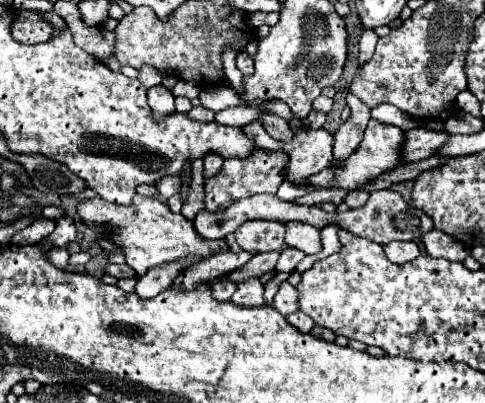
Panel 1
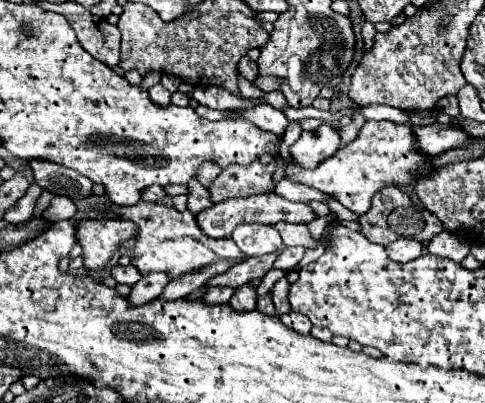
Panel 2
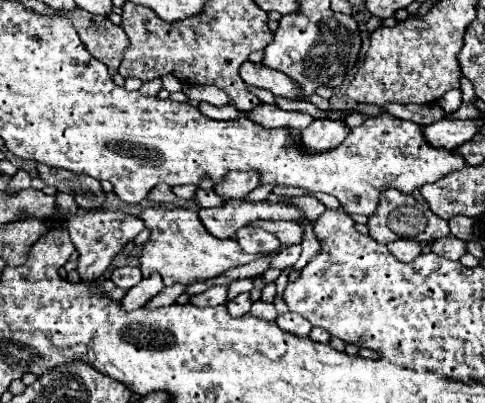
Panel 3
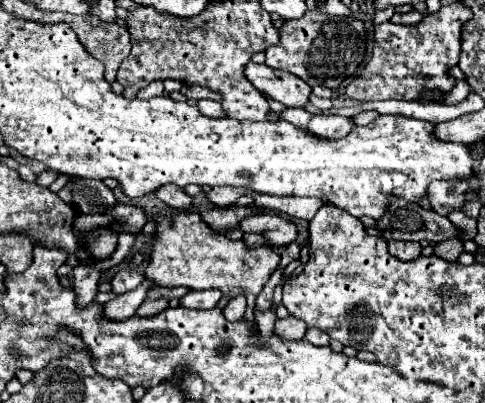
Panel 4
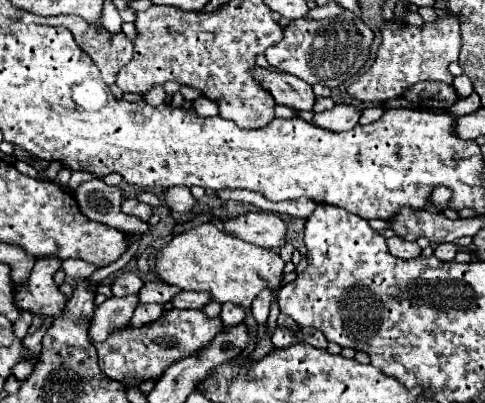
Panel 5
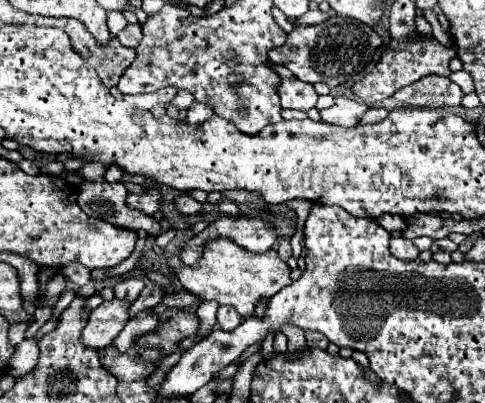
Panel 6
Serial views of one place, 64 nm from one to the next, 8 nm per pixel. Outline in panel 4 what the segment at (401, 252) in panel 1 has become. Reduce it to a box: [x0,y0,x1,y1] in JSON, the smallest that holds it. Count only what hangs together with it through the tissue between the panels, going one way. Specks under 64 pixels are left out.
[388,240,422,262]

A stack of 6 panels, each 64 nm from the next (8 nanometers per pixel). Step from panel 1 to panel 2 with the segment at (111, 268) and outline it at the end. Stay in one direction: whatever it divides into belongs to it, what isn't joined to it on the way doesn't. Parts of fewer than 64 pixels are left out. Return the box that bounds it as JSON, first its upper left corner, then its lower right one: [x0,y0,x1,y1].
[112,264,142,286]

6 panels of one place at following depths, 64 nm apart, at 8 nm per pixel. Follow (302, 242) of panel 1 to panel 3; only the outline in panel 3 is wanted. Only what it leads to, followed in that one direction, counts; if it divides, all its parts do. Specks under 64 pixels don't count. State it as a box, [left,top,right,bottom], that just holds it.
[250,220,302,246]

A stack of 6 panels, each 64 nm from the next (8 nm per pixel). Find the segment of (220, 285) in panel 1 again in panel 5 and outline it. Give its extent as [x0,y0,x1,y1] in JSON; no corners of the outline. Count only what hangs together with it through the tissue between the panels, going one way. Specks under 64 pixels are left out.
[172,292,210,308]

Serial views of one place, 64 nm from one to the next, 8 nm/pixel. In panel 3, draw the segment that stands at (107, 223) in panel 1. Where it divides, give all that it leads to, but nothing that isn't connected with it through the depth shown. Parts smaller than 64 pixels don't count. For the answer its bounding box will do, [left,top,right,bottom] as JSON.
[140,208,276,286]

